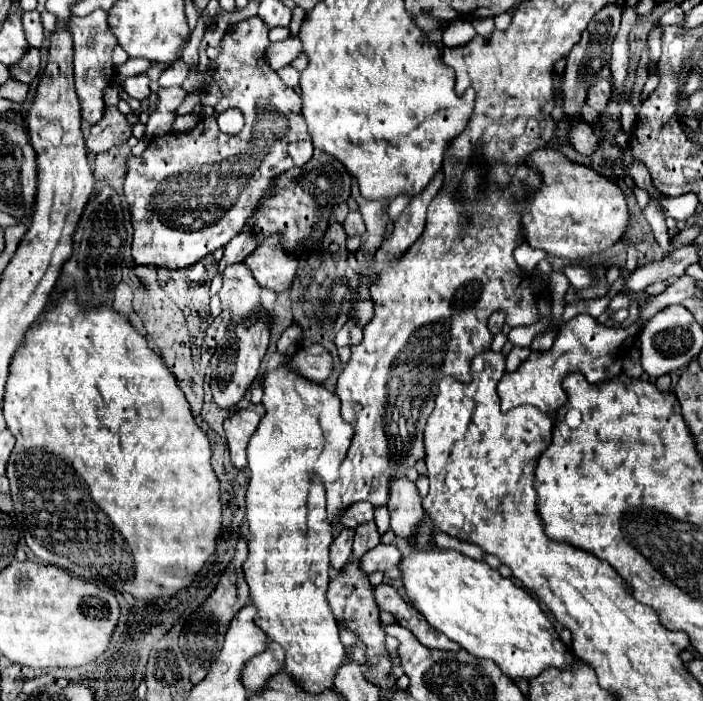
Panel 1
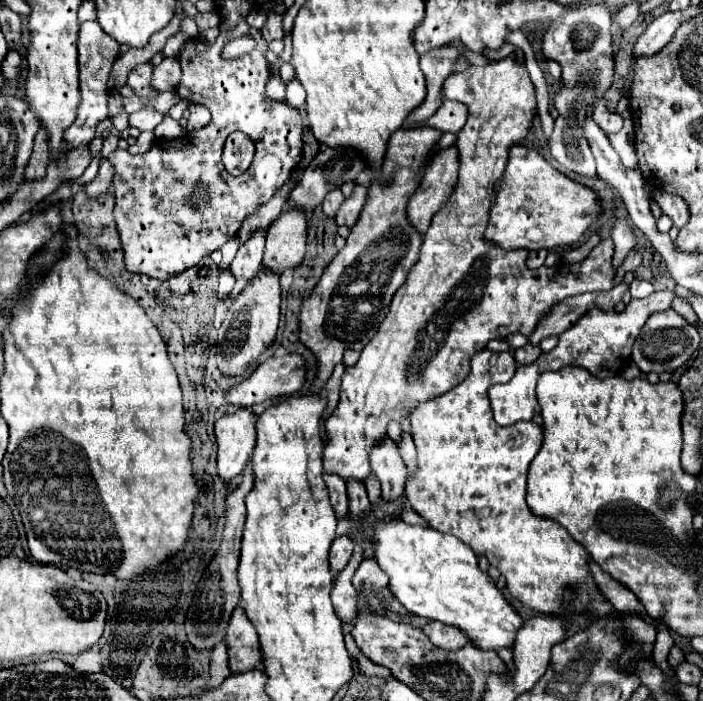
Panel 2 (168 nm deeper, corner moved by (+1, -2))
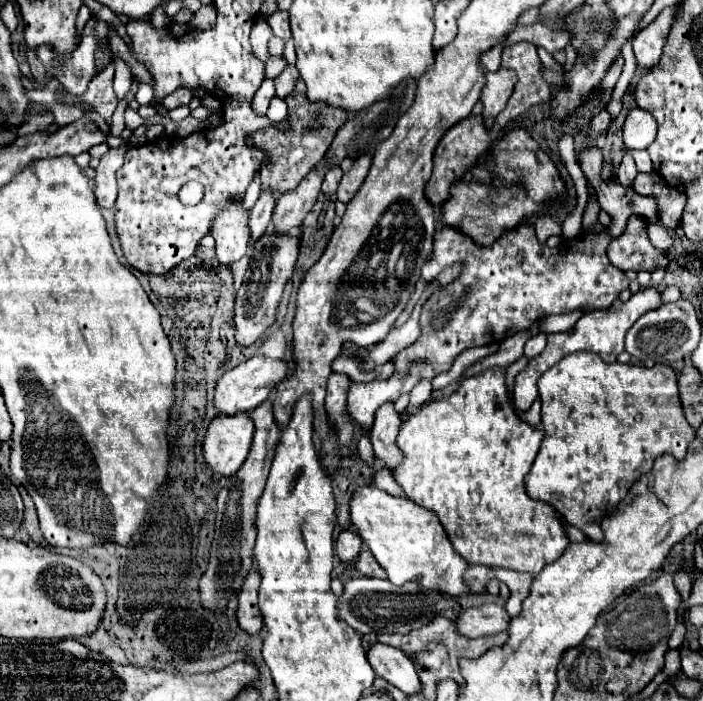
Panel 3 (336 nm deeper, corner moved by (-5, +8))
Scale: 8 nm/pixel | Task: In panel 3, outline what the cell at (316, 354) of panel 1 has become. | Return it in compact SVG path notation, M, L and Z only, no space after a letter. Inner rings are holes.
M254 355L218 379L216 393L214 393L216 407L220 413L228 413L228 415L234 415L238 411L256 409L260 403L264 403L270 397L270 393L276 389L276 385L280 385L286 379L288 379L288 363L286 361L270 359L266 355Z

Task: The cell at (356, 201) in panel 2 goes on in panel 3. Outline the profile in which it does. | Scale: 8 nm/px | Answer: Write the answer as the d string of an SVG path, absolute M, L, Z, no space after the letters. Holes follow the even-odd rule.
M364 153L362 157L356 159L356 163L352 165L352 169L348 173L344 173L344 177L342 177L340 185L338 185L338 199L342 203L348 203L358 193L358 189L364 183L364 177L368 175L370 165L372 165L372 155Z

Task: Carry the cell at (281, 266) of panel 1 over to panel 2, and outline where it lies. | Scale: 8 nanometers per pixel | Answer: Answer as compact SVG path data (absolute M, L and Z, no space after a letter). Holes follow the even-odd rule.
M298 207L284 211L270 227L266 237L264 265L274 273L296 267L304 259L306 245L306 213Z

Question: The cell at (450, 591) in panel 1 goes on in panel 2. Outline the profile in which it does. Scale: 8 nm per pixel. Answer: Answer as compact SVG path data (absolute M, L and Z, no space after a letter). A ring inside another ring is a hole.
M402 519L376 521L376 523L372 523L370 529L372 529L370 541L374 545L374 561L390 577L392 595L410 613L426 617L430 621L442 621L446 625L454 625L454 627L462 629L468 635L468 639L480 649L498 651L502 647L514 645L516 631L524 625L524 619L514 613L512 605L504 599L504 595L498 591L494 581L488 577L488 573L480 571L474 551L470 547L466 547L458 537L438 533L432 527L408 525Z

